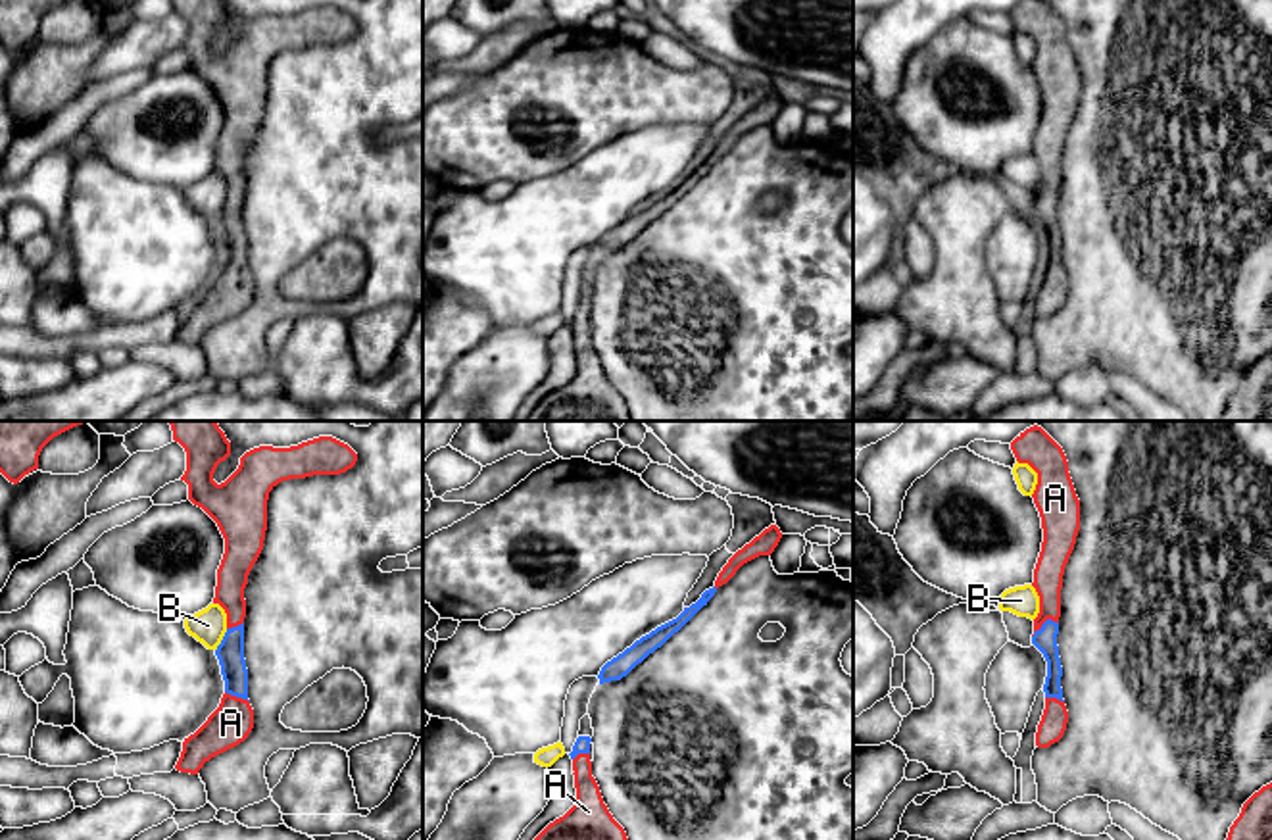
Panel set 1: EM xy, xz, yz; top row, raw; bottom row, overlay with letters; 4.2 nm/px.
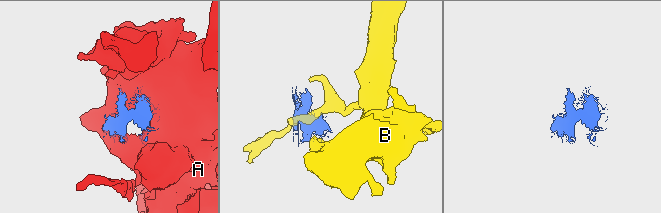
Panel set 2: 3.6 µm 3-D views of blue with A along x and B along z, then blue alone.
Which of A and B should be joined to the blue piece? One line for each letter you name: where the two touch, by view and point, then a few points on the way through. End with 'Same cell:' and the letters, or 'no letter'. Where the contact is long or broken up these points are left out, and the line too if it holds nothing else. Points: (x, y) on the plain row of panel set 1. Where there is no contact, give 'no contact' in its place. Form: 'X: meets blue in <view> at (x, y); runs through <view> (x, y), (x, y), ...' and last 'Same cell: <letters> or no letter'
A: meets blue in yz at (1044, 193)
Same cell: A

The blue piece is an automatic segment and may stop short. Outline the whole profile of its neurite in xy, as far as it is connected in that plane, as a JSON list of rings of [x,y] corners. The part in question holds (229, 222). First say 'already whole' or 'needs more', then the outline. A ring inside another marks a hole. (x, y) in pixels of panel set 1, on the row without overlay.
needs more | [[[173,0],[173,10],[186,21],[181,50],[188,54],[188,69],[217,92],[225,108],[213,167],[227,183],[227,202],[215,219],[225,263],[208,290],[184,308],[175,334],[181,342],[198,344],[206,331],[244,311],[254,298],[244,229],[244,158],[263,119],[269,62],[282,50],[346,42],[357,23],[332,6],[290,17],[259,15],[246,21],[238,38],[217,54],[213,42],[231,25],[225,2]]]

